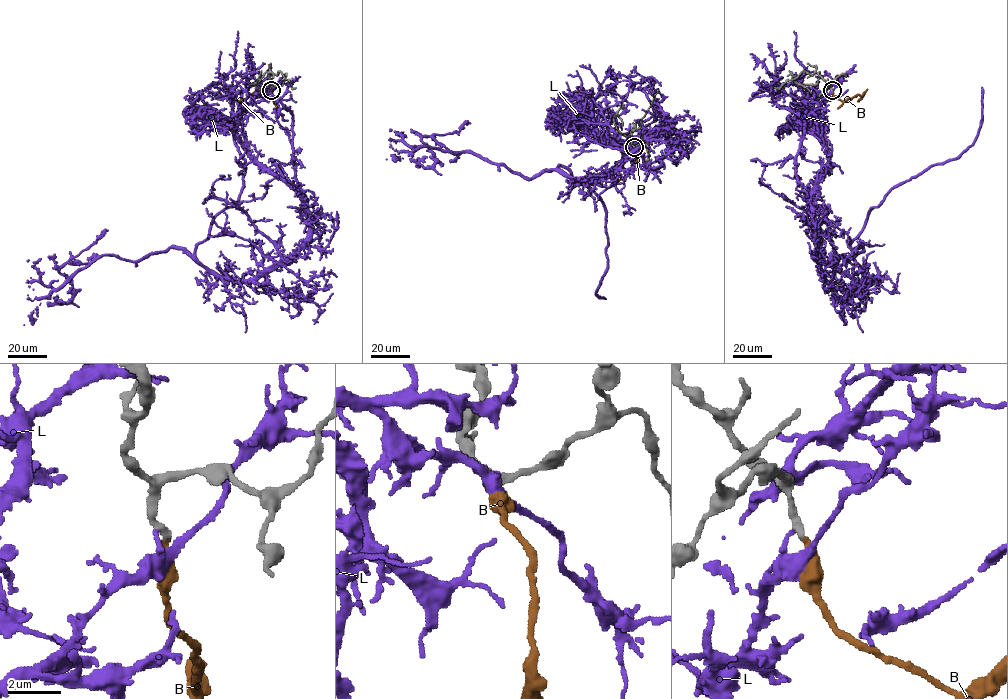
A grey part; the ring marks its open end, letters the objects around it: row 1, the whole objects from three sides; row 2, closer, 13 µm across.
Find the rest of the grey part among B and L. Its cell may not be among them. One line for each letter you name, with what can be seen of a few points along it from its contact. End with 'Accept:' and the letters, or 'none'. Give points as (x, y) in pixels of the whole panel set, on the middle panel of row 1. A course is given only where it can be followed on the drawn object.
B: via (634, 147), (636, 163), (624, 177), (615, 179), (600, 173)
Accept: B

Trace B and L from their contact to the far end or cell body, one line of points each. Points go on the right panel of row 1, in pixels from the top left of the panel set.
B: (832, 90), (836, 98), (843, 101), (864, 93), (858, 101)
L: (831, 89), (820, 106), (828, 165), (814, 240), (863, 281), (850, 245), (868, 213), (972, 144), (981, 87)

